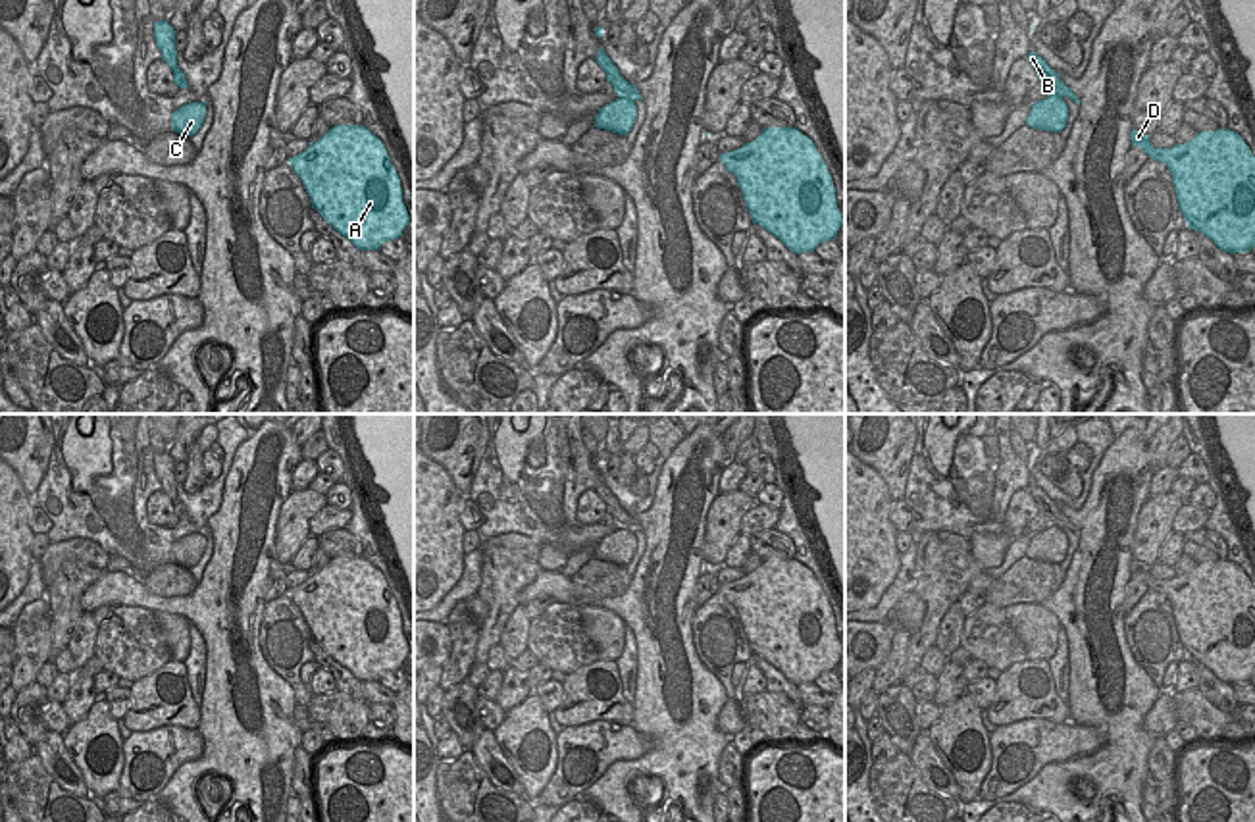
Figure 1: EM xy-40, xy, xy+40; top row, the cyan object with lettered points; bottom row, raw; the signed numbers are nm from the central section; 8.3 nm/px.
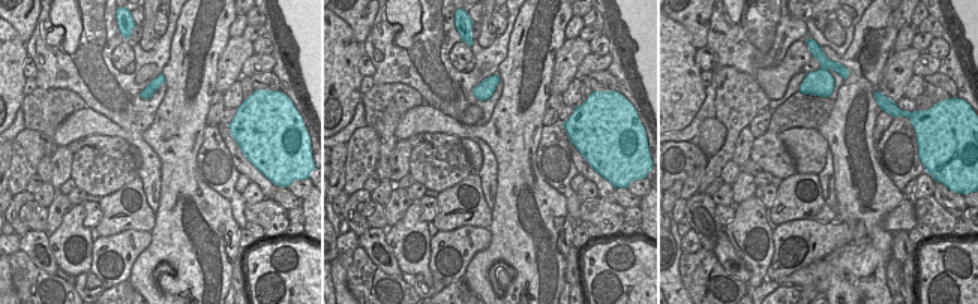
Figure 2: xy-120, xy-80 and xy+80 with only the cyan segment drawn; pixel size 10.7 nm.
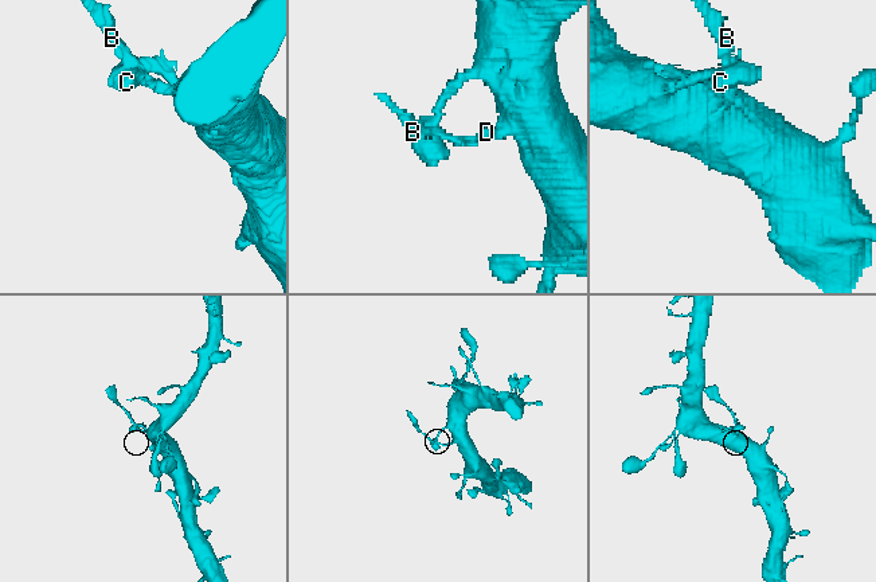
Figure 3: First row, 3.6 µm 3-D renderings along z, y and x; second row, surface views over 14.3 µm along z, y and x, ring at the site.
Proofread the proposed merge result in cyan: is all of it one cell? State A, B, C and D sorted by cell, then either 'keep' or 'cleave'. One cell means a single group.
A C / B D | cleave

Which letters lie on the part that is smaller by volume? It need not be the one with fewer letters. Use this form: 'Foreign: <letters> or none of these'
Foreign: B, D

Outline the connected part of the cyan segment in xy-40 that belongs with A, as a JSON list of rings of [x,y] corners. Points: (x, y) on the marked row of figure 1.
[[[335,125],[304,152],[289,158],[289,164],[300,177],[312,208],[358,250],[379,250],[383,243],[402,237],[410,218],[400,179],[383,142],[366,127]]]

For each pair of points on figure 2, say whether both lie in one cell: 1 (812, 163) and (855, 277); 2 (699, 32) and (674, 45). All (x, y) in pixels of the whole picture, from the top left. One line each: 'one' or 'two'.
1: two
2: two

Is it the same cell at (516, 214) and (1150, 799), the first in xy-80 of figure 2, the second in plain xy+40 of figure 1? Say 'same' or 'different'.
different

